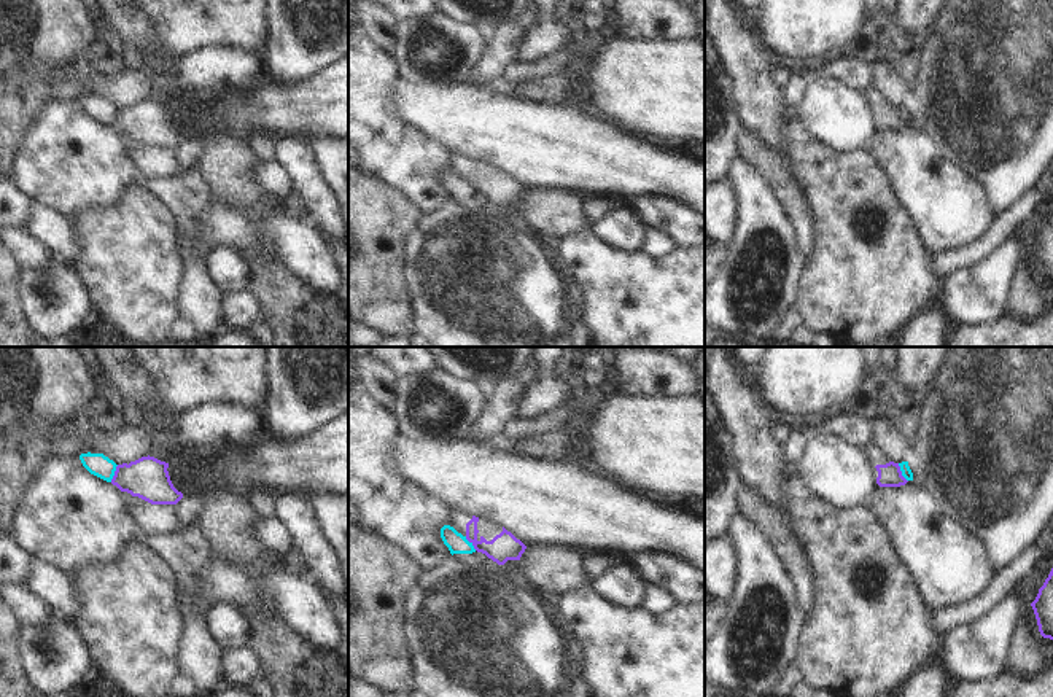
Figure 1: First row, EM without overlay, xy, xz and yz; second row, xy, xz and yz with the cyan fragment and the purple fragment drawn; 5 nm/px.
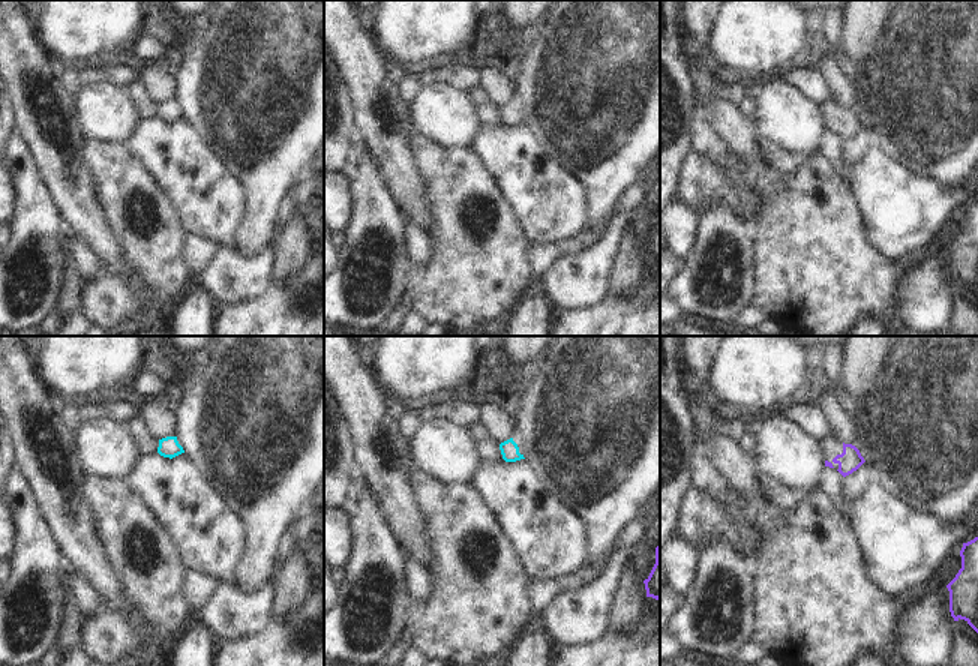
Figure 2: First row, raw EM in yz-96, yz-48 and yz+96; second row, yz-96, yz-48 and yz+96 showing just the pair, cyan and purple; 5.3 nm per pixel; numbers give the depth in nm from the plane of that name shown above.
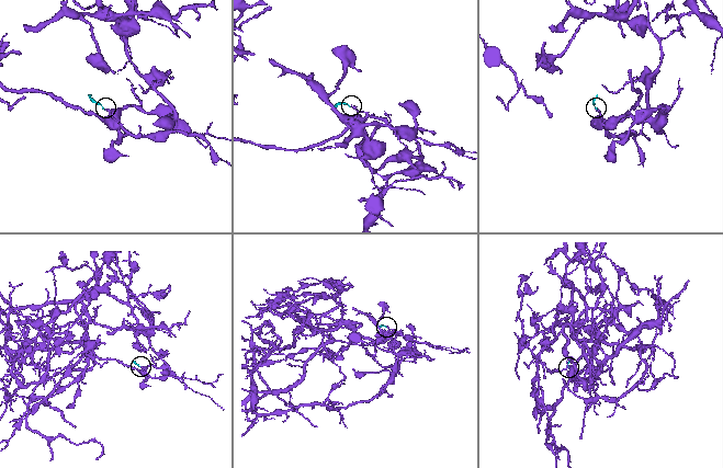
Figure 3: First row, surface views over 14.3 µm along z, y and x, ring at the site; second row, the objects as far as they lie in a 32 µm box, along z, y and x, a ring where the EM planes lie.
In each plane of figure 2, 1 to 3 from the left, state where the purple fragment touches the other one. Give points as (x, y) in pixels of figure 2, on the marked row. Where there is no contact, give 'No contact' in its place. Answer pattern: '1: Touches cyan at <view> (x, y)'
1: No contact
2: No contact
3: No contact

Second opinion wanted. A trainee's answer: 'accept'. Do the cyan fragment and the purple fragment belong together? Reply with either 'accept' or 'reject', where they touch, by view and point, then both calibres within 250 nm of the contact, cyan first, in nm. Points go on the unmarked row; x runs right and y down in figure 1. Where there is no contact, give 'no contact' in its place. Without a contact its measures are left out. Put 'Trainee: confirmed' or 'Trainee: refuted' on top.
Trainee: refuted
reject; contact yz (902, 116); calibres 50 and 120 nm

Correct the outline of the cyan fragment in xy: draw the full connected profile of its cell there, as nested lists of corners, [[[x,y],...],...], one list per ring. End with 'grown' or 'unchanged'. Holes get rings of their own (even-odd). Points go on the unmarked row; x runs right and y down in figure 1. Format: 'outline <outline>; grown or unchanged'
outline [[[81,97],[80,103],[83,110],[94,119],[111,126],[115,115],[116,115],[116,107],[105,100],[103,97]]]; unchanged

